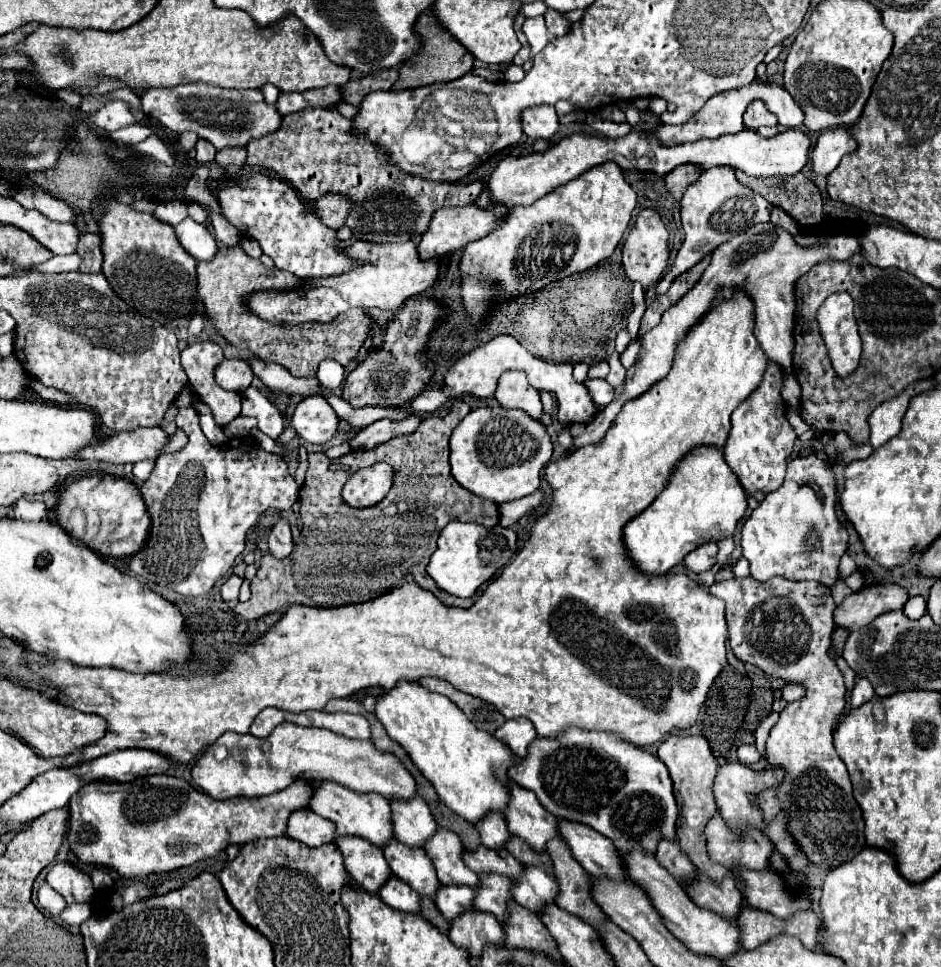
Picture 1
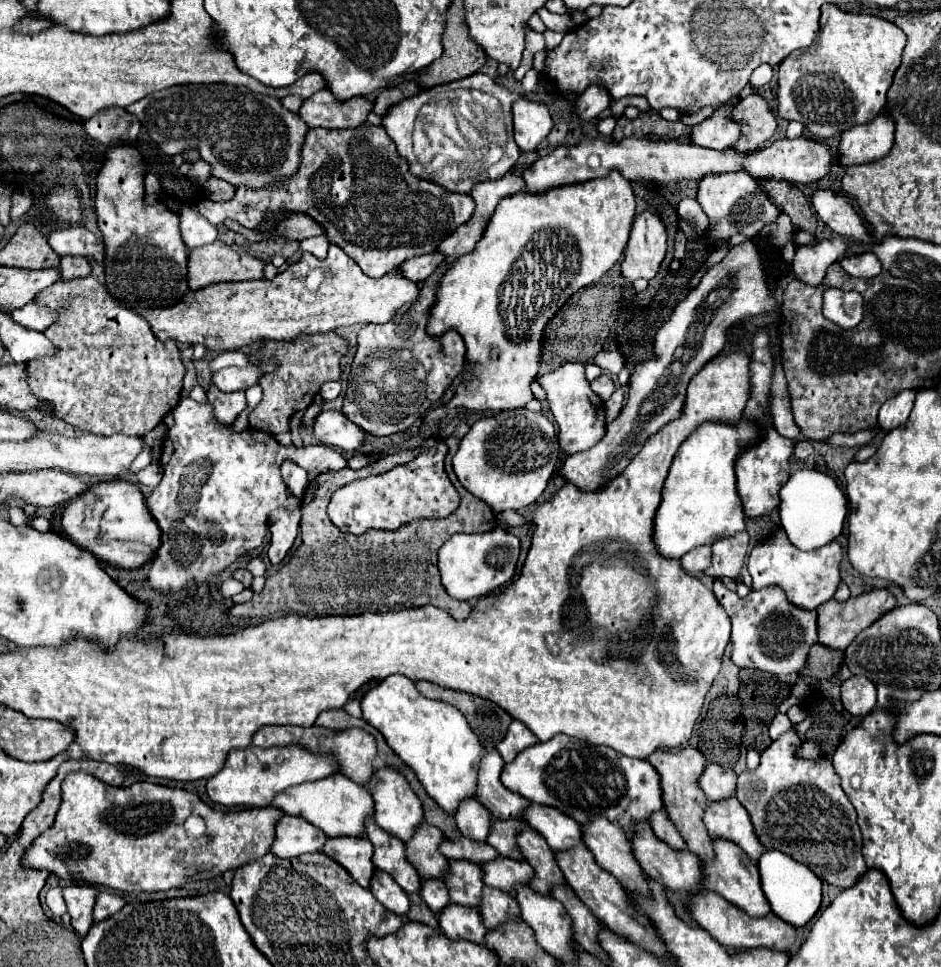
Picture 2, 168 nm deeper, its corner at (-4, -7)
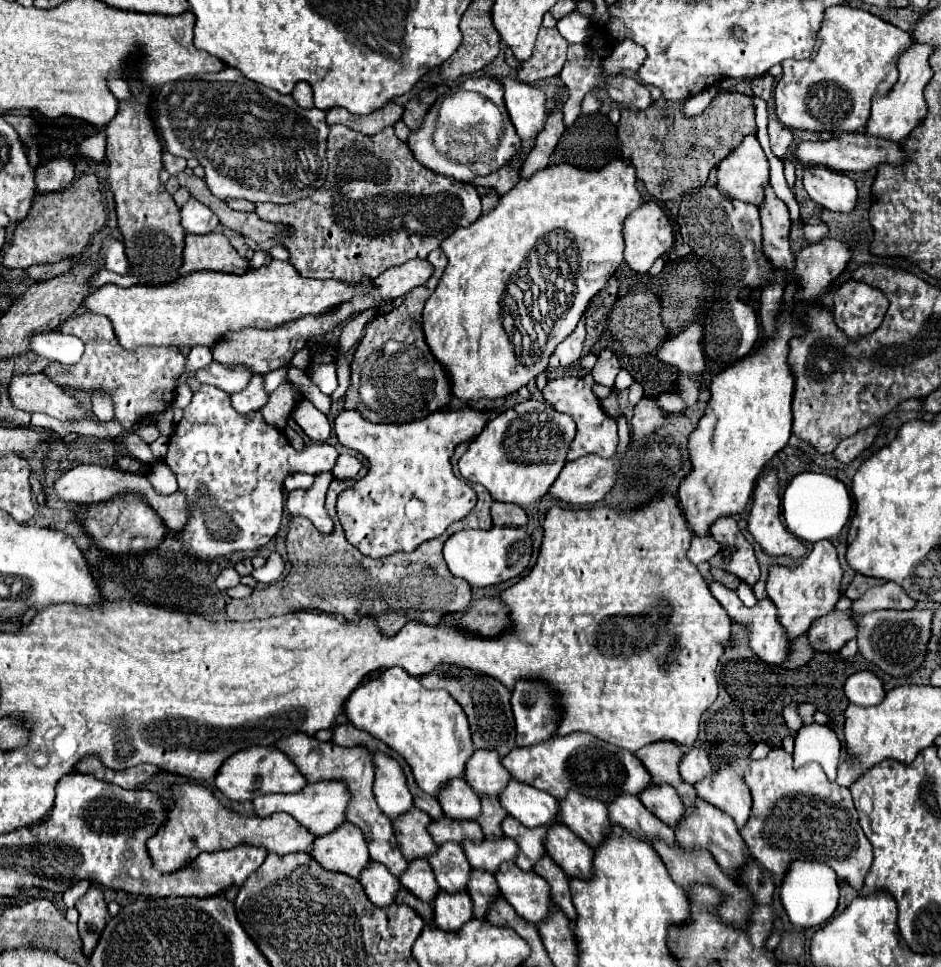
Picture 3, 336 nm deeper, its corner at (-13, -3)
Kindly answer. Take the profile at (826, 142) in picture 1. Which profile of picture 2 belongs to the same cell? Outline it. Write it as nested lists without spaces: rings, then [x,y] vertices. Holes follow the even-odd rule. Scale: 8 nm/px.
[[[881,112],[871,124],[853,126],[841,134],[841,142],[837,148],[837,154],[839,154],[837,160],[845,168],[855,166],[855,164],[867,164],[871,160],[877,160],[877,158],[883,158],[885,154],[889,154],[891,146],[893,146],[893,122],[889,118],[885,118]]]

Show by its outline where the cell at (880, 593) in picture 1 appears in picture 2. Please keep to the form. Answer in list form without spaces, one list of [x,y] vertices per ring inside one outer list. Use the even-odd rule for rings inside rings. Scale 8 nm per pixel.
[[[873,588],[869,592],[863,592],[861,596],[849,598],[845,602],[829,600],[829,602],[825,602],[817,608],[817,614],[819,614],[819,618],[817,618],[819,642],[829,646],[829,648],[835,648],[835,650],[845,650],[861,630],[869,628],[873,622],[877,622],[877,618],[881,618],[885,612],[893,610],[895,606],[897,606],[897,598],[885,588]]]

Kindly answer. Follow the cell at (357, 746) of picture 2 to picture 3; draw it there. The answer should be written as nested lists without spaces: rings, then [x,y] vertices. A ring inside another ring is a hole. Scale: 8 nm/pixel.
[[[292,734],[286,736],[282,740],[278,740],[276,748],[280,748],[302,772],[302,776],[306,778],[308,784],[314,782],[324,782],[324,780],[338,780],[344,782],[346,788],[350,788],[352,800],[348,802],[348,810],[346,810],[346,822],[352,822],[354,826],[358,826],[368,842],[368,850],[370,850],[370,860],[384,864],[394,876],[400,876],[406,870],[406,858],[402,856],[402,852],[396,846],[396,836],[390,824],[390,818],[386,818],[382,814],[382,810],[378,808],[374,794],[372,794],[372,782],[374,782],[374,764],[372,764],[372,754],[362,748],[362,746],[354,746],[354,748],[342,748],[330,742],[320,742],[318,738],[310,738],[306,734]]]

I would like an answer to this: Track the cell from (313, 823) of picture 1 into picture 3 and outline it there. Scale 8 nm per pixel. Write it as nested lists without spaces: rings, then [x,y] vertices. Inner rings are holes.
[[[180,782],[172,784],[172,802],[168,806],[166,822],[160,826],[160,830],[148,840],[148,852],[154,862],[154,870],[160,874],[172,874],[174,870],[180,870],[182,866],[188,866],[196,860],[202,852],[218,852],[238,846],[238,842],[248,842],[252,846],[262,846],[266,852],[274,854],[290,854],[290,852],[310,852],[314,834],[300,826],[290,814],[272,814],[268,818],[248,818],[240,816],[226,806],[220,804],[218,798],[212,796],[212,792],[200,784],[192,782]]]

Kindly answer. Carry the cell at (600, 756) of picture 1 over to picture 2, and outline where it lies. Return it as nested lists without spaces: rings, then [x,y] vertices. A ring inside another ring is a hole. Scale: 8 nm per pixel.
[[[565,734],[523,750],[513,762],[505,764],[501,782],[511,792],[557,808],[579,824],[589,824],[595,816],[605,816],[625,832],[633,832],[637,824],[649,824],[653,812],[665,810],[659,774],[647,760],[629,758],[609,746],[593,746]]]

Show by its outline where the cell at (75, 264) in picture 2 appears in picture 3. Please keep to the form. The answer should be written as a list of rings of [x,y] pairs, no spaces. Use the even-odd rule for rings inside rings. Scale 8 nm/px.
[[[64,260],[64,262],[58,262],[58,264],[30,266],[30,268],[26,268],[26,276],[34,282],[44,282],[44,280],[52,280],[52,278],[64,274],[70,268],[72,268],[72,260]]]

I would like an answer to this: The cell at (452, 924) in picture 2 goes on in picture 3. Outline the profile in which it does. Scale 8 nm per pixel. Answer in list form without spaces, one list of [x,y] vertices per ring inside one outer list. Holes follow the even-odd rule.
[[[440,890],[432,902],[434,906],[434,922],[440,930],[458,930],[464,922],[472,920],[472,900],[462,890],[458,894],[446,894]]]

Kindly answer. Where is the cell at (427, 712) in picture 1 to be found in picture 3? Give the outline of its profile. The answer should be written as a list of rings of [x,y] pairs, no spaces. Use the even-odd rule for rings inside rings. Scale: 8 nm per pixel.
[[[388,668],[382,672],[380,678],[368,682],[368,684],[360,684],[350,694],[350,698],[346,698],[344,714],[346,714],[348,722],[352,722],[358,730],[372,734],[374,738],[382,740],[386,746],[396,750],[412,768],[416,784],[432,796],[436,796],[438,790],[444,788],[446,782],[450,782],[452,778],[464,776],[466,760],[474,752],[474,746],[470,740],[470,726],[468,726],[462,706],[458,706],[458,702],[454,702],[454,698],[450,698],[450,694],[446,694],[446,690],[428,690],[428,688],[420,686],[420,680],[410,676],[402,668]]]

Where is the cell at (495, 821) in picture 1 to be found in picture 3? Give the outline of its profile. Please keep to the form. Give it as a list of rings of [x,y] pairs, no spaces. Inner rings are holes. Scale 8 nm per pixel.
[[[452,778],[436,798],[444,814],[456,820],[476,820],[482,808],[478,794],[464,782],[464,778]]]

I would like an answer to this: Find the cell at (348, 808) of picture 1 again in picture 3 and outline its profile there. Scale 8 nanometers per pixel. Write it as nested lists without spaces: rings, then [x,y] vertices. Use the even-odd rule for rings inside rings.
[[[316,782],[304,786],[298,794],[266,794],[262,798],[254,798],[254,812],[260,818],[266,818],[276,812],[290,814],[296,822],[300,822],[304,828],[308,828],[314,836],[324,836],[334,830],[334,826],[340,826],[344,822],[346,804],[350,802],[350,792],[342,782]]]

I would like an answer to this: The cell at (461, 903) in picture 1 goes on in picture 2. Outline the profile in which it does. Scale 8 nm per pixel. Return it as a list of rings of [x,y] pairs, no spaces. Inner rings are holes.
[[[437,878],[421,882],[421,896],[435,914],[439,914],[445,906],[451,904],[449,902],[449,888],[445,886],[443,880],[437,880]]]

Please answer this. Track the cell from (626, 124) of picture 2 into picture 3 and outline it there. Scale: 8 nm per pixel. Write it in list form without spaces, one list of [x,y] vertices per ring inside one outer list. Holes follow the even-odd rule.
[[[738,92],[714,96],[698,116],[686,116],[680,104],[650,106],[648,110],[624,108],[618,122],[622,158],[630,160],[638,178],[656,200],[676,200],[688,190],[702,188],[712,168],[734,150],[744,136],[756,134],[752,98]]]

